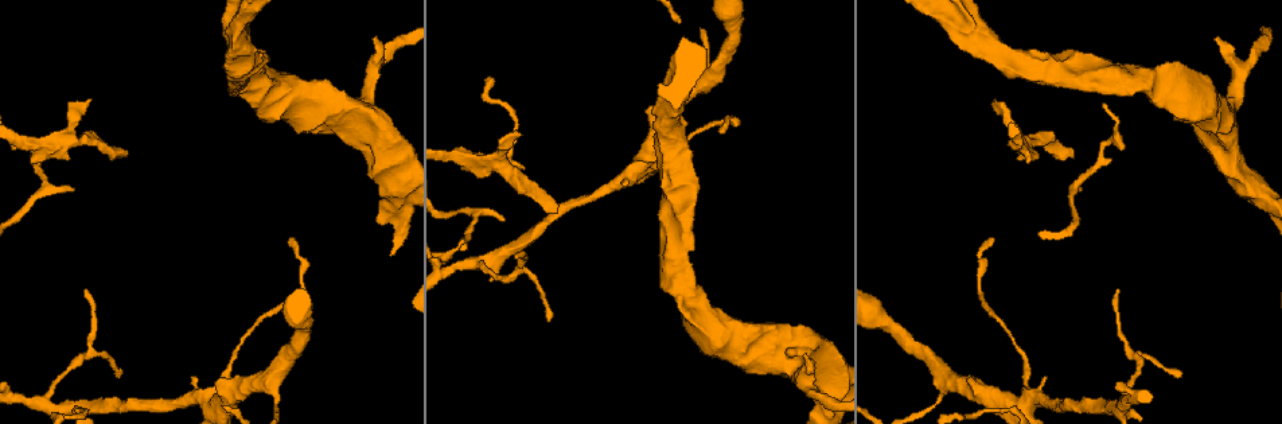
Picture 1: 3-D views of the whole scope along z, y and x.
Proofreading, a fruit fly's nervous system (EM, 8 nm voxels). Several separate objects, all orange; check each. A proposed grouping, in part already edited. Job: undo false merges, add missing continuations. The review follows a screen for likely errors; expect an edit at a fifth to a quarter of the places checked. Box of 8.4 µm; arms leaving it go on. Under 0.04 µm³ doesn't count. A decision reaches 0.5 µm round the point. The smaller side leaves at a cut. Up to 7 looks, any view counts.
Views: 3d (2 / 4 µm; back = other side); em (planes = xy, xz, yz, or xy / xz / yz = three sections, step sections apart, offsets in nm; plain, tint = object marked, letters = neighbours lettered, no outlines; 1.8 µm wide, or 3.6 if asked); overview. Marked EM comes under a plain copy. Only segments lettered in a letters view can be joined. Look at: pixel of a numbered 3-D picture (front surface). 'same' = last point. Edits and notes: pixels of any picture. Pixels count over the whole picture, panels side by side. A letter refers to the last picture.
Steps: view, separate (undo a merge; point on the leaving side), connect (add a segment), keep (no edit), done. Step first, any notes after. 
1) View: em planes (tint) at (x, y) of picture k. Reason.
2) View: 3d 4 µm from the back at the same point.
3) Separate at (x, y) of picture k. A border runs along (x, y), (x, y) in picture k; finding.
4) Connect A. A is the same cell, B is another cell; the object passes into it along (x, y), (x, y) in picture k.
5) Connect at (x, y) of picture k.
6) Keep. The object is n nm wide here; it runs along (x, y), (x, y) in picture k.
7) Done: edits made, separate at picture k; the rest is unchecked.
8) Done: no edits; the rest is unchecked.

View: 3d 2 µm at (1030, 159) of picture 1. Branch stops here.

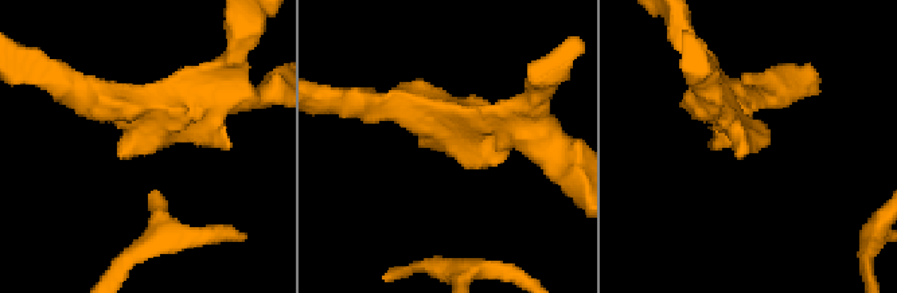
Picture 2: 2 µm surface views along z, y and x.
View: em planes (letters) at (741, 153) of picture 2. Now the EM.

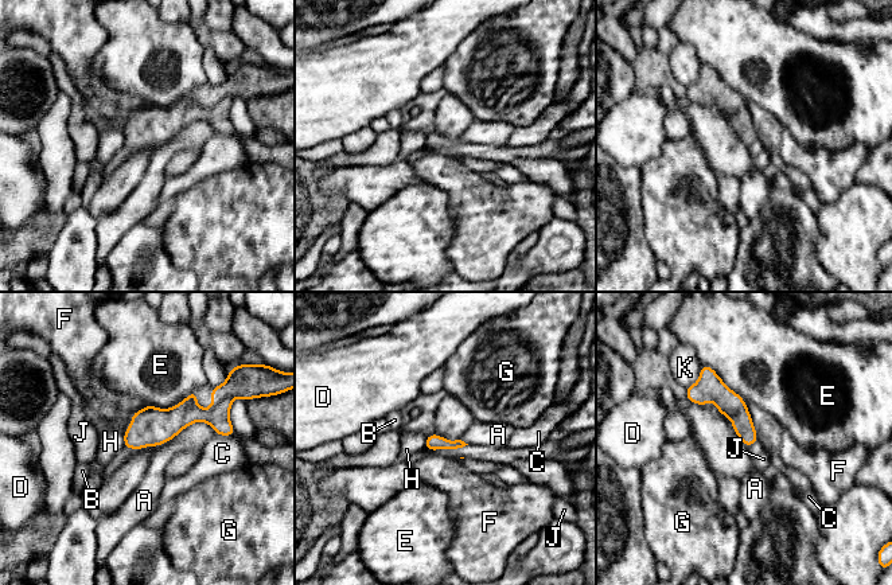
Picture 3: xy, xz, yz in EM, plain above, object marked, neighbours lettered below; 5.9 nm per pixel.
Keep. A, B, C, D, E, F, G, H, J and K are other cells; it runs along (705, 374), (752, 439) in picture 3; none of them fits.

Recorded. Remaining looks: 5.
View: em planes (letters) at (518, 136) of picture 1. Branch stops here.

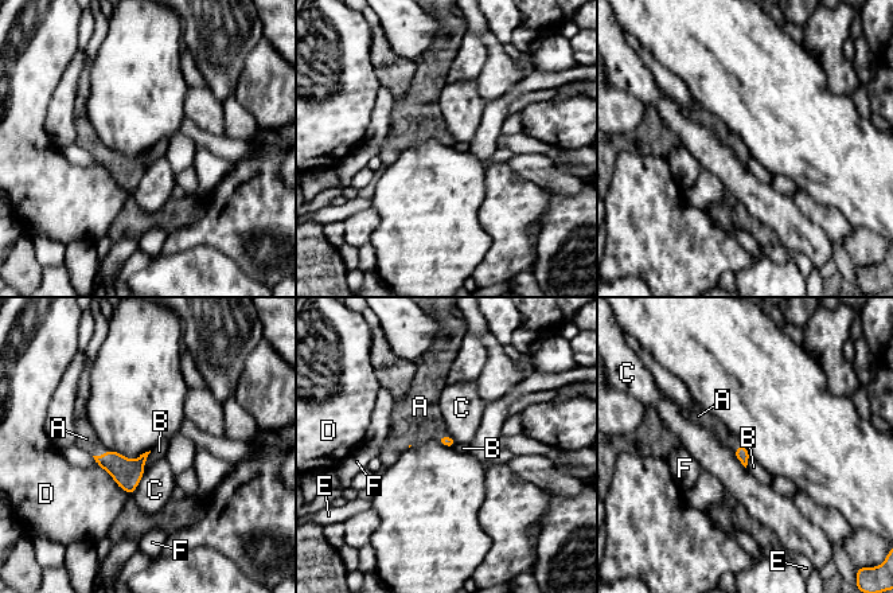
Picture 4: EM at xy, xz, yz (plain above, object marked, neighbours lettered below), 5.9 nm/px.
Connect A. A is the same cell, B, C, D, E and F are other cells; it goes on there.

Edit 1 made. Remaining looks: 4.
View: 3d 4 µm at (791, 365) of picture 1. Thin arm on a thick one.

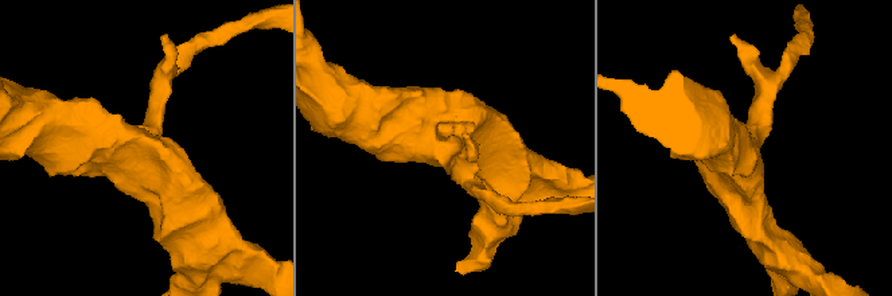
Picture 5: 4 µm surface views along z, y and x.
View: em planes (letters) at (441, 146) of picture 5.

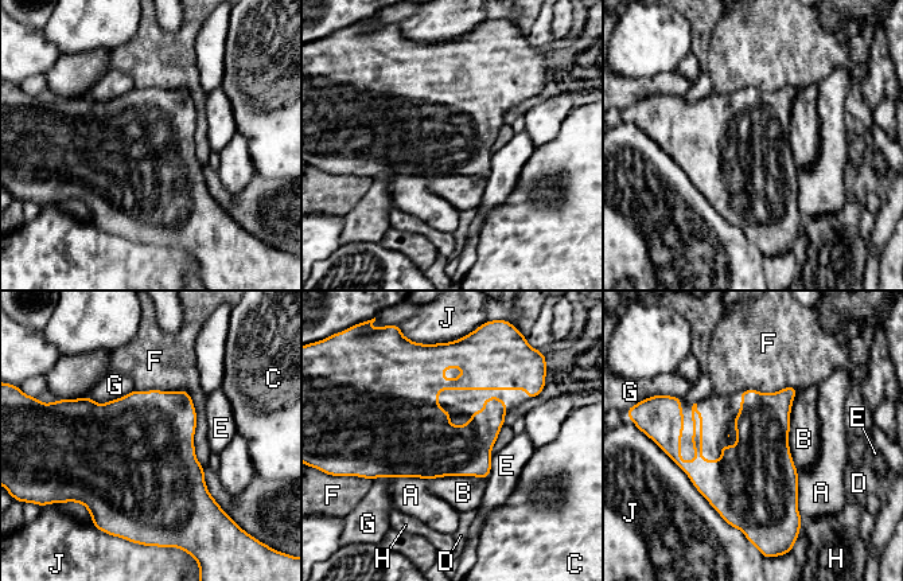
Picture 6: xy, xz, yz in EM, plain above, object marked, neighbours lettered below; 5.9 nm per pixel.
Keep. The longest contact is with J, 700 nm; A, B, C, D, E, F, G, H and J are other cells; a border runs along (798, 389), (789, 433), (797, 471) in picture 6; all the same neuron.

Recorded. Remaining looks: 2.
Done: edits made, connect at picture 4; the rest is unchecked.

